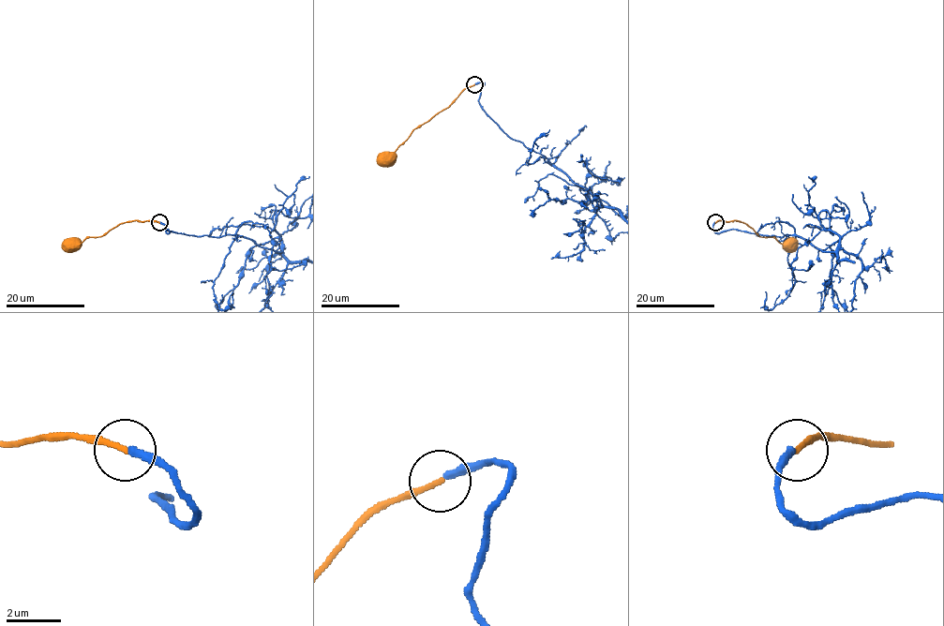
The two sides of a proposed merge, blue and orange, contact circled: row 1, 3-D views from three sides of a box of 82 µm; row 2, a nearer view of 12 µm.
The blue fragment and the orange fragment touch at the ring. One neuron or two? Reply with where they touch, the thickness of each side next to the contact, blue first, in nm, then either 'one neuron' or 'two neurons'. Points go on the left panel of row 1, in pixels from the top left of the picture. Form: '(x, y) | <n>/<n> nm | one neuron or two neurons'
(159, 222) | 280/200 nm | two neurons

